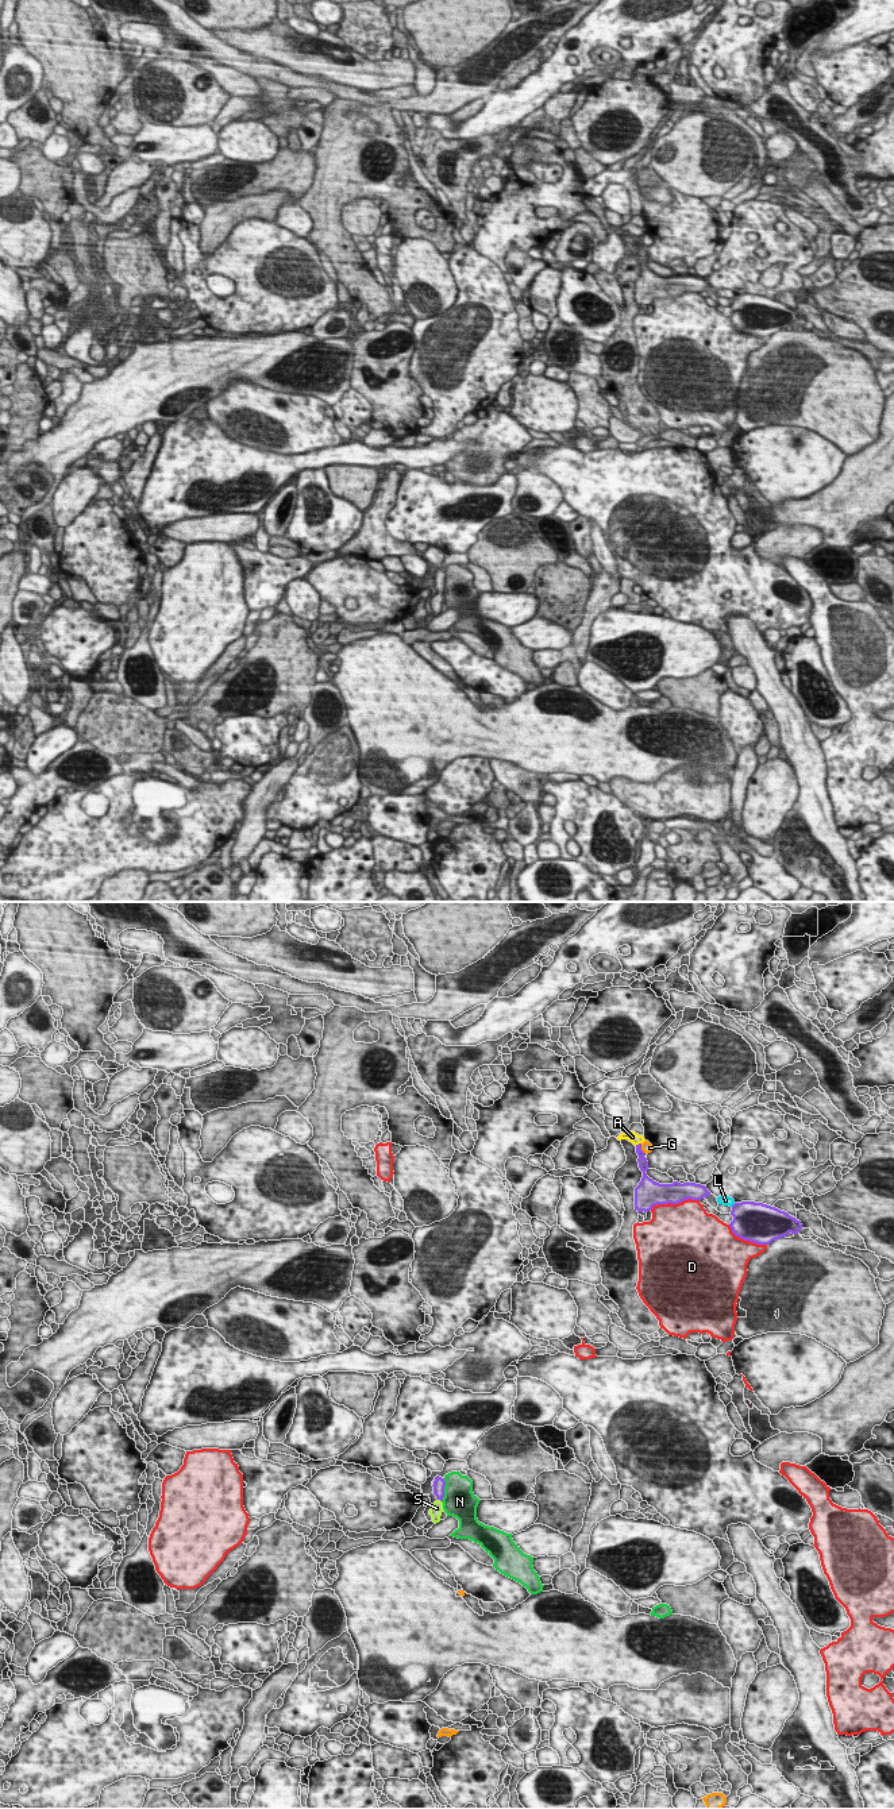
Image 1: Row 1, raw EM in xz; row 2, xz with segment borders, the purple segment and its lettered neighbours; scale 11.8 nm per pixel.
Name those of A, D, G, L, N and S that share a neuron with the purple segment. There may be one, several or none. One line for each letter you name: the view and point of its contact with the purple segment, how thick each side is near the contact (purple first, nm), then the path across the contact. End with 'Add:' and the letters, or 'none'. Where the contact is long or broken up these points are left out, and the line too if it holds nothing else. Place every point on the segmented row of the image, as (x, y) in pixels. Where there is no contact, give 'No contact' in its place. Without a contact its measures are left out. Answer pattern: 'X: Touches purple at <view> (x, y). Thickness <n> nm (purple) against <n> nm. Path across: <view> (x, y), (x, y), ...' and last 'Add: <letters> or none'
S: Touches purple at xz (439, 1499). Thickness 140 nm (purple) against 160 nm. Path across: xz (439, 1482), (439, 1499), (436, 1508)
Add: S

